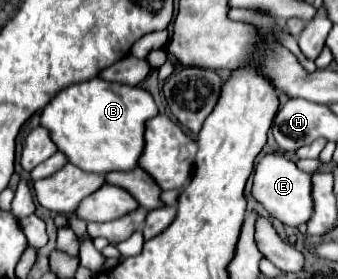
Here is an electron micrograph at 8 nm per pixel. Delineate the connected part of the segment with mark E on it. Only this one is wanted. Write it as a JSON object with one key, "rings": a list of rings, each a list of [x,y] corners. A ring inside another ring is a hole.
{"rings":[[[265,154],[255,164],[251,194],[273,218],[291,228],[305,224],[309,220],[309,214],[313,212],[313,200],[309,198],[309,174],[301,172],[295,162],[291,162],[283,154]]]}

